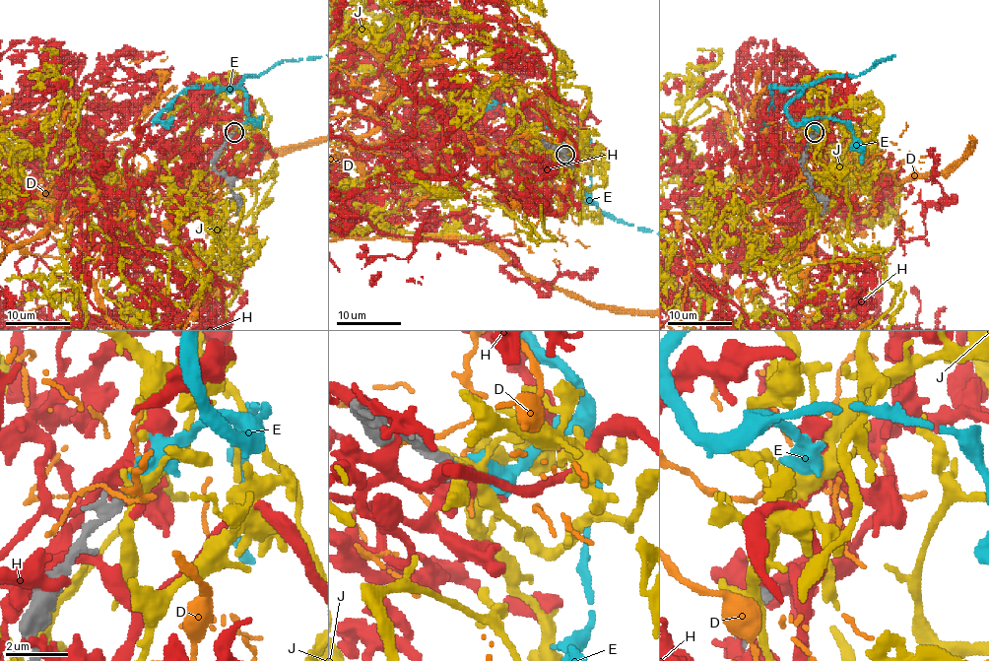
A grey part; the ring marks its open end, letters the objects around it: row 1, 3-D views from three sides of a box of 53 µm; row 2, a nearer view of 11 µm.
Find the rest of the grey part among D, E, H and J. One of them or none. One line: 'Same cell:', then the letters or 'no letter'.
Same cell: E

